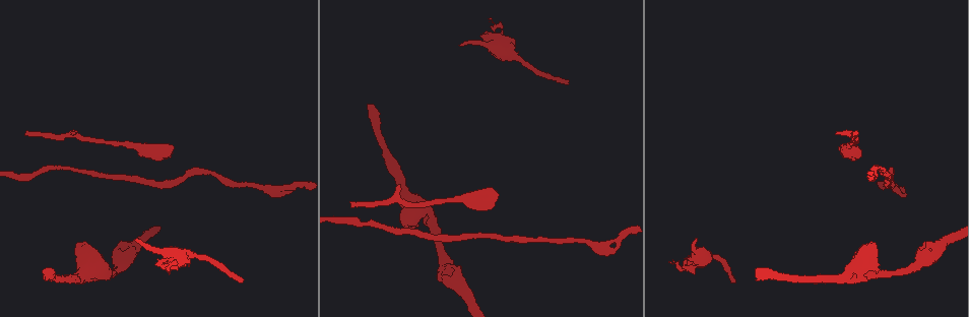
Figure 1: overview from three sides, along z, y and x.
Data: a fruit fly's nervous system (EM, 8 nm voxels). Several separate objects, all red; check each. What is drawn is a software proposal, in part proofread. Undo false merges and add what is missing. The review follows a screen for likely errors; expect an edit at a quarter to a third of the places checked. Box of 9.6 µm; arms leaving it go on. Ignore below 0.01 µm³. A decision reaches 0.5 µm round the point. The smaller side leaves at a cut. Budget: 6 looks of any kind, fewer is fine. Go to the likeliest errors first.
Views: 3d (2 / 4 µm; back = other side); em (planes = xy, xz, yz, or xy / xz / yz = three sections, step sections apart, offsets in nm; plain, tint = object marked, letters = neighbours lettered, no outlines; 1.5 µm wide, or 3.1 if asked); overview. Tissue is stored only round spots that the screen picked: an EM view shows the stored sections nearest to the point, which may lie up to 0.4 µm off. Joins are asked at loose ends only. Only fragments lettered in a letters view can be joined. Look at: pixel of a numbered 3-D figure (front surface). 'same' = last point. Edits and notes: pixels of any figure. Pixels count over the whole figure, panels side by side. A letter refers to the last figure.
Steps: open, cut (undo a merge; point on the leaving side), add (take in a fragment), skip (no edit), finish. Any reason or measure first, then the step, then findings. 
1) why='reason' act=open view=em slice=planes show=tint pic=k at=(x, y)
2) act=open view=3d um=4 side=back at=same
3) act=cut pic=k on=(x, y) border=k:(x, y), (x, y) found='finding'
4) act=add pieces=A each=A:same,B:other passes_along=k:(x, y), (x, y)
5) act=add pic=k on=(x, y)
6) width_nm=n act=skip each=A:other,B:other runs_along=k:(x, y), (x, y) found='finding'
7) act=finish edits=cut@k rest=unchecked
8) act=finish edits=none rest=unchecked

why='thin end' act=open view=em slice=yz step=4 show=tint pic=1 at=(697, 240)

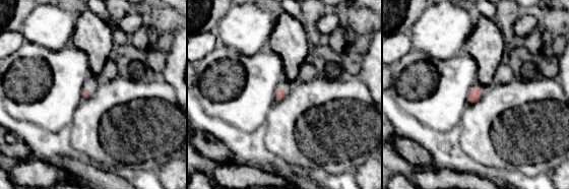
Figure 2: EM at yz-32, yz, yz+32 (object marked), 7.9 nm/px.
why='another direction' act=open view=em slice=planes show=letters at=same

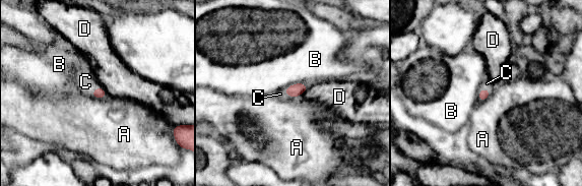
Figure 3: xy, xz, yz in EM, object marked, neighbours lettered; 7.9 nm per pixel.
width_nm=80 act=add pieces=C each=A:other,B:other,C:same,D:other passes_along=3:(297, 89), (294, 96), (280, 94) found='it goes on there'

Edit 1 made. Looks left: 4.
act=open view=overview

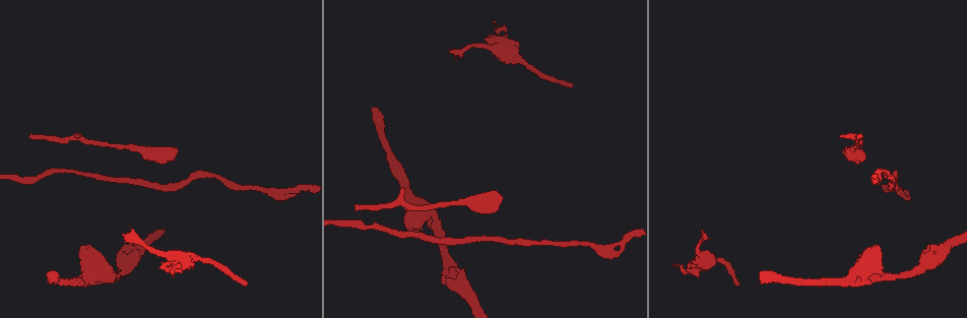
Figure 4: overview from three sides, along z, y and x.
why='long arm stops here' act=open view=em slice=yz step=8 show=plain pic=4 at=(371, 108)

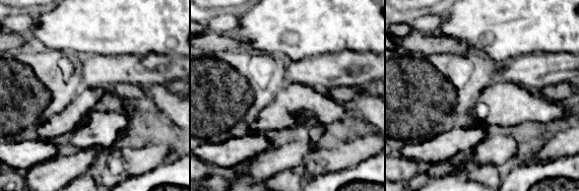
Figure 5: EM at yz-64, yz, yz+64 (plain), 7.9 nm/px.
act=open view=em slice=yz step=8 show=letters at=same

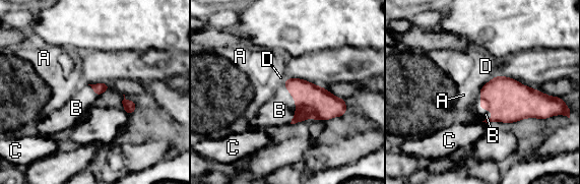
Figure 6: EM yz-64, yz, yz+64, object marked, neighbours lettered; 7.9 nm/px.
act=add pieces=B each=A:other,B:same,C:other,D:other passes_along=6:(510, 101), (486, 108), (478, 114) found='the cell continues'

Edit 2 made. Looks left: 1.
act=finish edits=add@3,add@6 rest=unchecked

